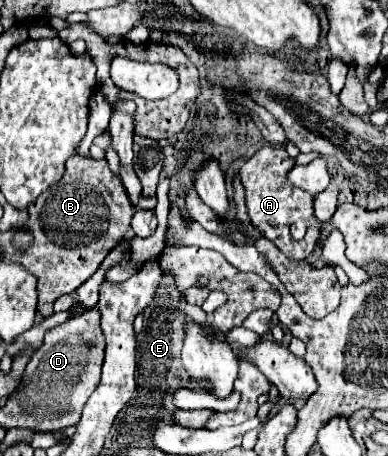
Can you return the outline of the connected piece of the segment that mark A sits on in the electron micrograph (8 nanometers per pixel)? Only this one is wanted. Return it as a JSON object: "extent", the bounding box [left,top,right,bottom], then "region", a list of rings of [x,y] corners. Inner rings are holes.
{"extent":[240,146,320,260],"region":[[[264,146],[240,168],[240,178],[242,178],[242,184],[246,188],[246,204],[248,204],[248,216],[250,216],[252,224],[268,240],[272,240],[288,258],[304,260],[316,248],[320,226],[314,218],[314,208],[312,208],[314,198],[308,192],[302,192],[300,188],[290,186],[290,182],[286,178],[286,174],[290,172],[292,166],[294,166],[294,158],[290,158],[284,148]],[[296,220],[310,222],[308,234],[302,238],[302,242],[296,242],[290,236],[290,224]]]}

